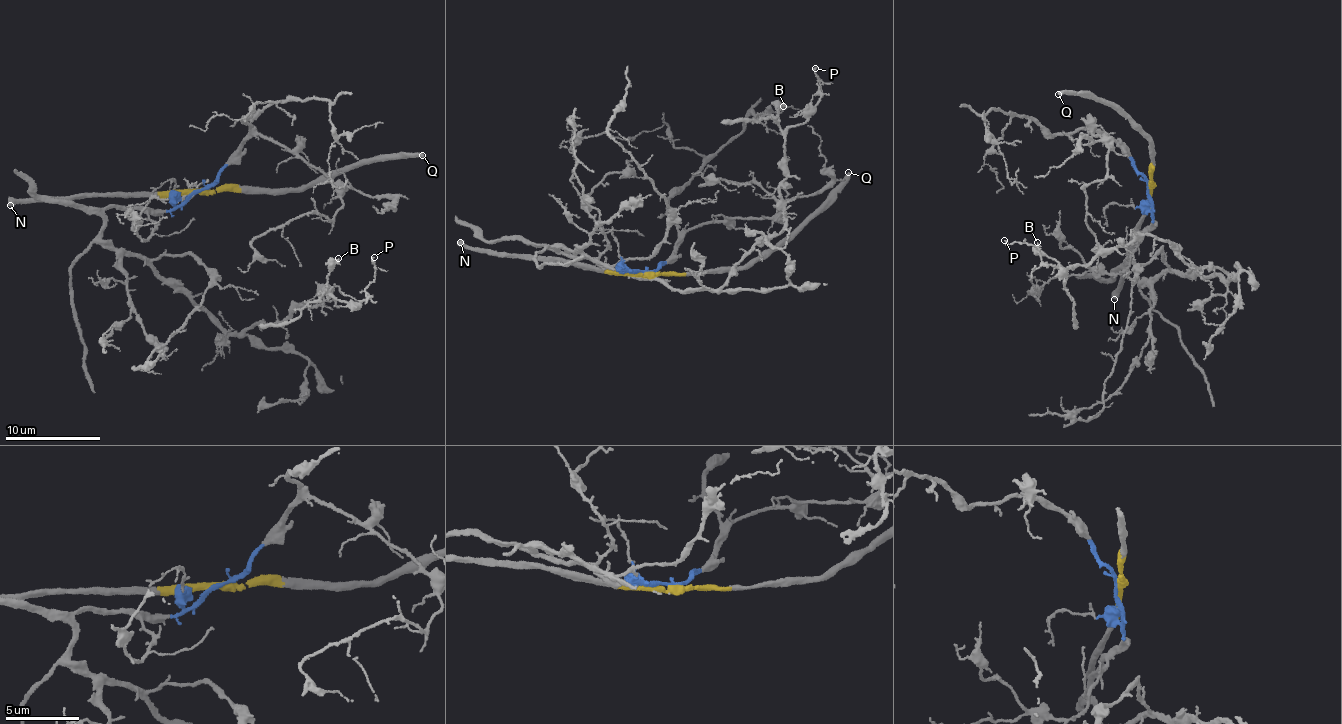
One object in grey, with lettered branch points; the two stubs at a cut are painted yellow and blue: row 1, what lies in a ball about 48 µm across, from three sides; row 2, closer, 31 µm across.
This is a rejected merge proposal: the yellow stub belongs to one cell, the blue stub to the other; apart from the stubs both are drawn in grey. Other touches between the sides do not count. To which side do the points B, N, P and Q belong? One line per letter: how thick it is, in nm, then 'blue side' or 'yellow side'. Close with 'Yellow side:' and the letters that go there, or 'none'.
B: calibre 400 nm; blue side
N: calibre 480 nm; yellow side
P: calibre 150 nm; blue side
Q: calibre 320 nm; yellow side
Yellow side: N, Q

